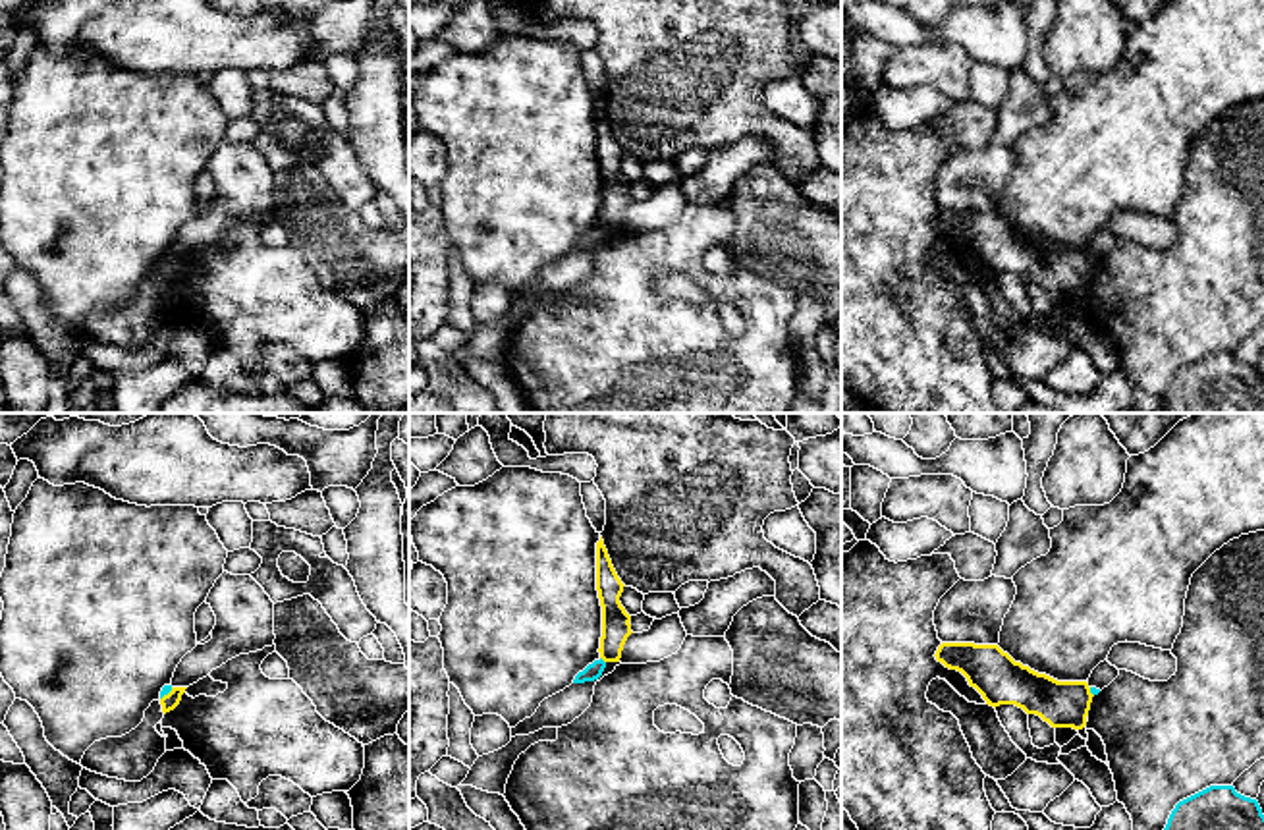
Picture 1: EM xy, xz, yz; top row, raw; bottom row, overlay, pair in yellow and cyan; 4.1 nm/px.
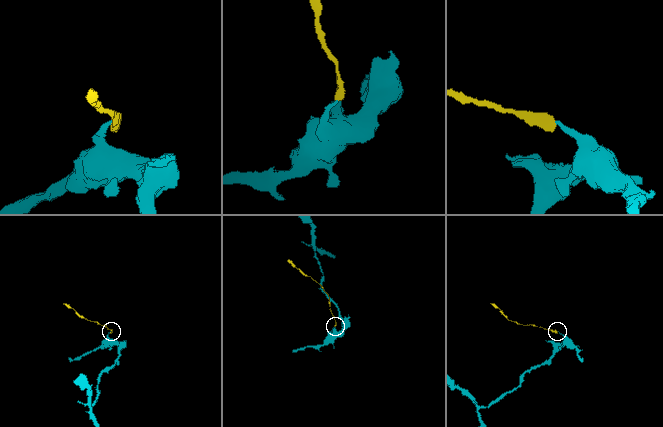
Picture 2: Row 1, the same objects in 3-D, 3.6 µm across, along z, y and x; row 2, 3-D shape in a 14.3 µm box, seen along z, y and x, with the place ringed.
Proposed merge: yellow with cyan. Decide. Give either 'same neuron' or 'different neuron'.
different neuron

